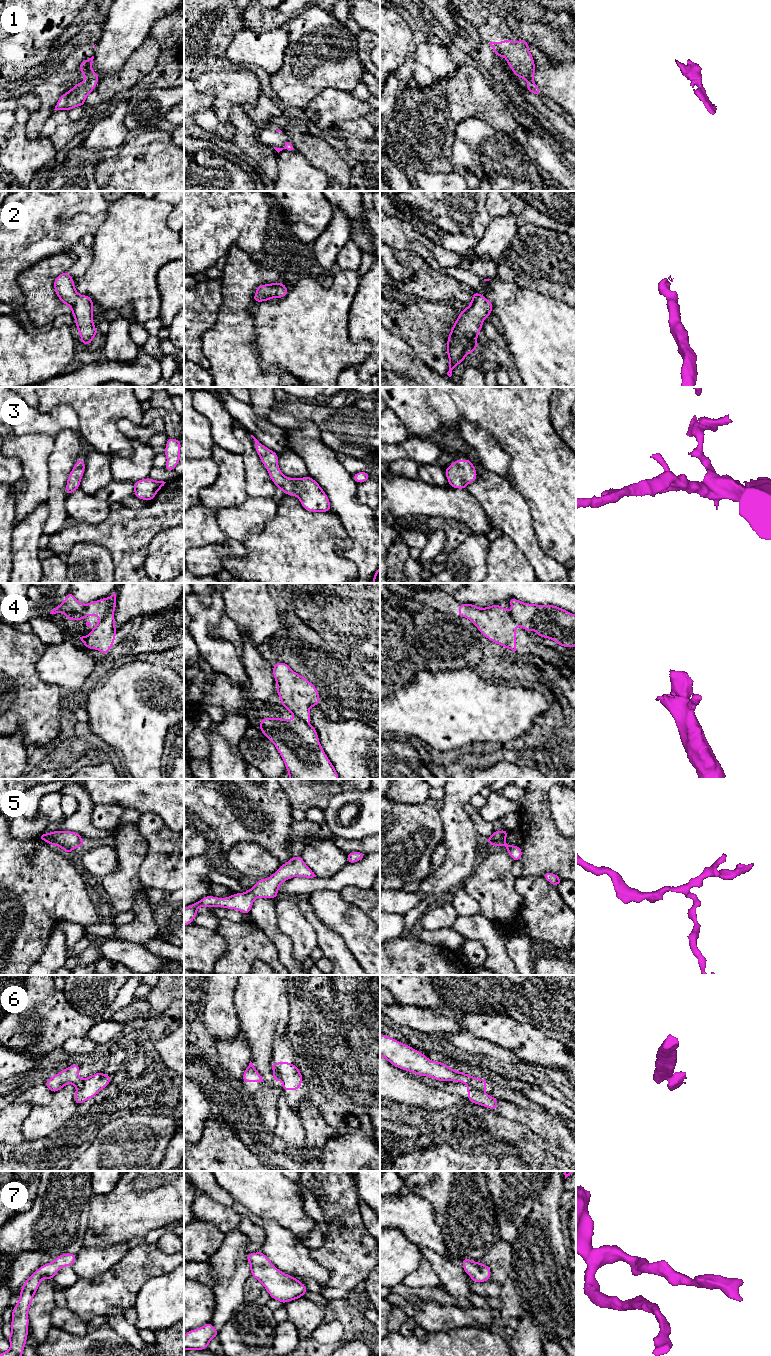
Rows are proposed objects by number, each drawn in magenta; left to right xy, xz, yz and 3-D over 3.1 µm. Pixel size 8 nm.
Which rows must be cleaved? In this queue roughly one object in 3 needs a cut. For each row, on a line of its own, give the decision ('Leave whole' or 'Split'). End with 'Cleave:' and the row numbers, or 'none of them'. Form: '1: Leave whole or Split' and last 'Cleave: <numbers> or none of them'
1: Leave whole
2: Leave whole
3: Leave whole
4: Split
5: Leave whole
6: Split
7: Leave whole
Cleave: 4, 6

